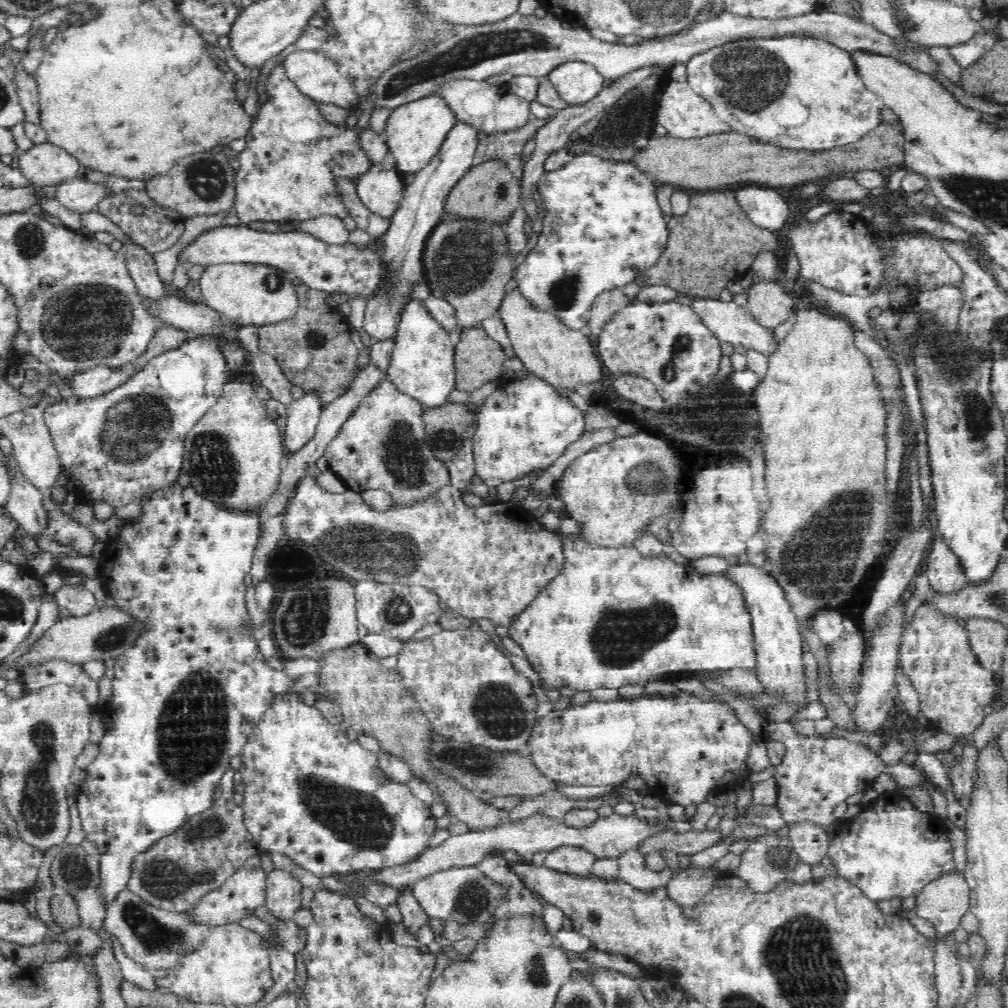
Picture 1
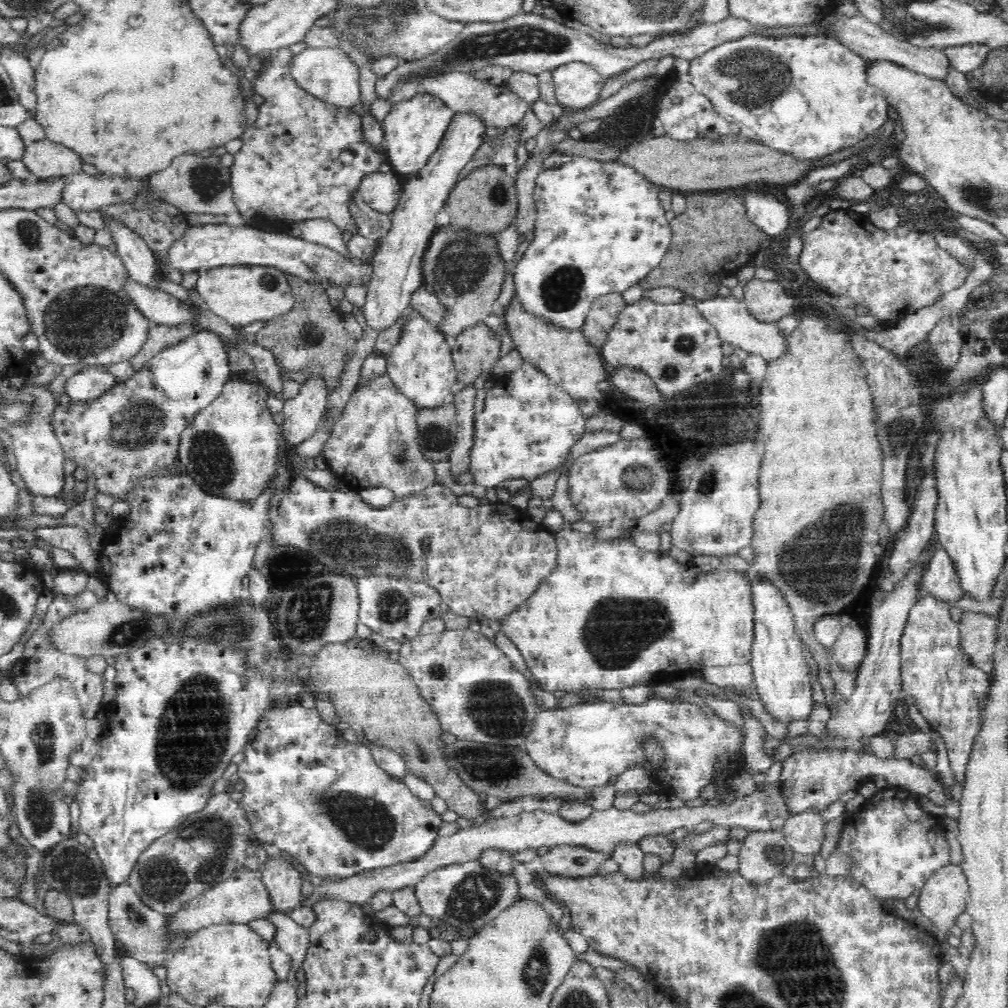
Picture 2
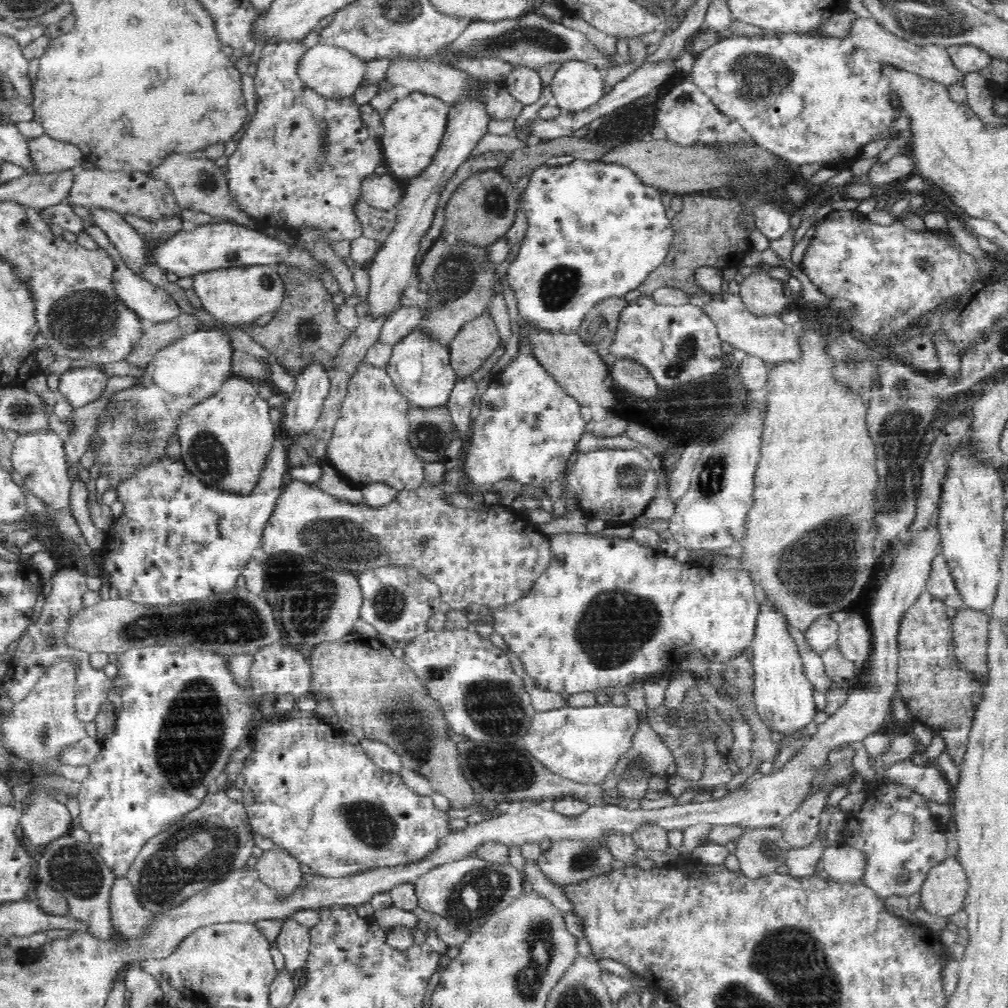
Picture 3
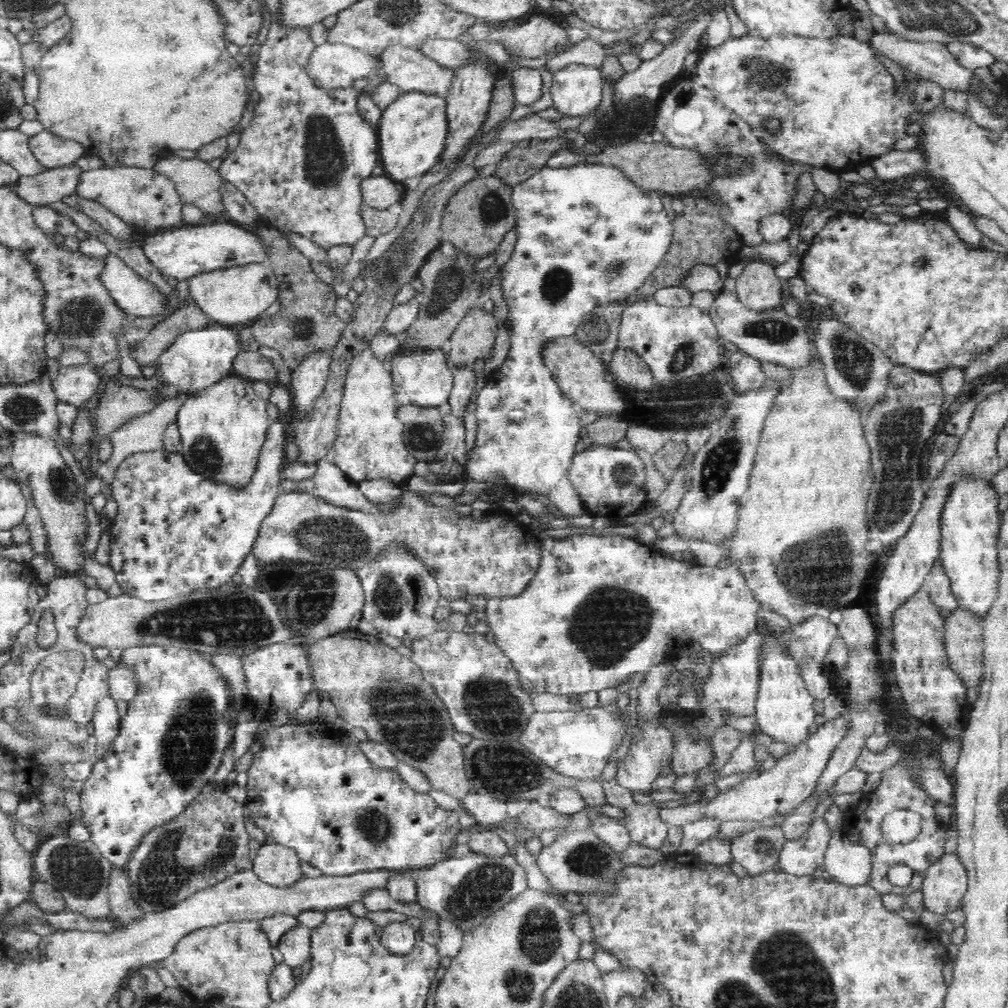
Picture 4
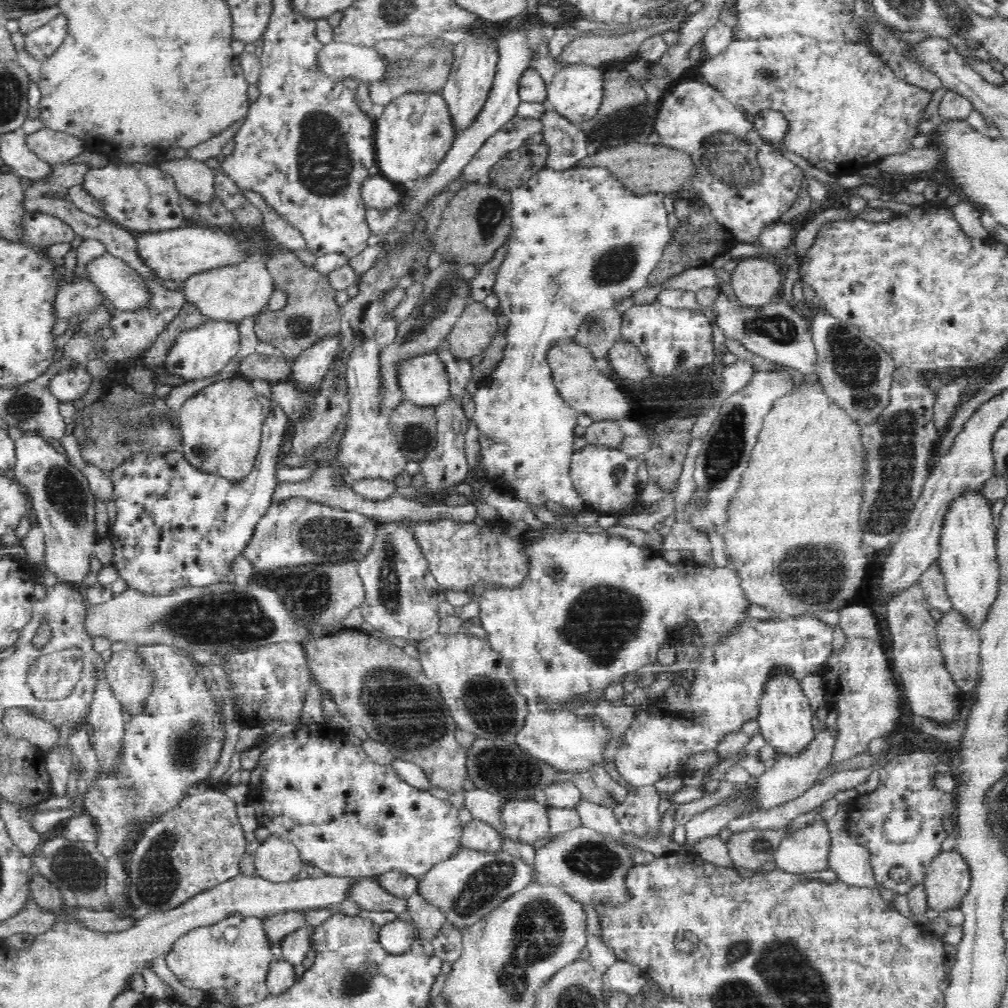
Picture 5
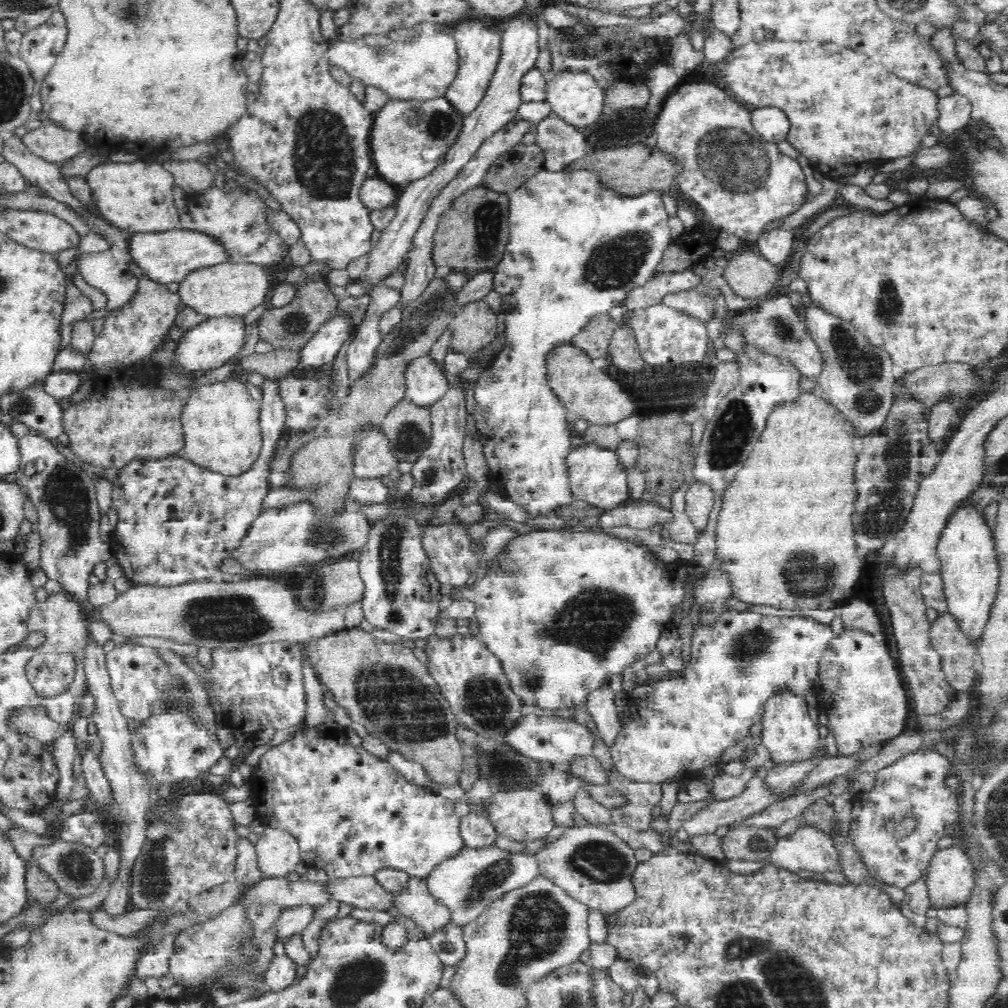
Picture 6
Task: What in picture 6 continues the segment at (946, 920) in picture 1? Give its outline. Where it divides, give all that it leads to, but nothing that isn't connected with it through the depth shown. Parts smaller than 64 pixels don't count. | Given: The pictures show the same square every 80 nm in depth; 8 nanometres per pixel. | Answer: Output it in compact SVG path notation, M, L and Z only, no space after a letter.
M960 846L938 849L927 868L930 903L936 909L965 904L977 883L977 870Z

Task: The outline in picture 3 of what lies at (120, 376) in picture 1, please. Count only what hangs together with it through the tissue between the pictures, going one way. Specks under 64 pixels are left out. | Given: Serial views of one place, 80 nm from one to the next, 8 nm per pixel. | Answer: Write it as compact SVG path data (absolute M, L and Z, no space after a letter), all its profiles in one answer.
M95 364L70 367L59 376L58 394L68 400L75 410L100 398L103 390L108 388L107 378L108 375Z

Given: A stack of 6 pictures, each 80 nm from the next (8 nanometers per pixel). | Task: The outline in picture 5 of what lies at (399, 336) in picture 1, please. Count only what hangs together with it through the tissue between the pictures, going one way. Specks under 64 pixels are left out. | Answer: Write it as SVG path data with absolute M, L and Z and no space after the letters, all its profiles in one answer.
M437 352L402 360L398 375L404 402L435 407L451 395L447 370Z

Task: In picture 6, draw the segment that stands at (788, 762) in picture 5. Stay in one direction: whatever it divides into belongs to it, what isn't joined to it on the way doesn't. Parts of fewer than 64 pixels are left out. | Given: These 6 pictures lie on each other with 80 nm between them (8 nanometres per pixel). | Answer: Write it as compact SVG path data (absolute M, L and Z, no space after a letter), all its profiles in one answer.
M822 749L820 756L817 760L808 760L808 762L796 763L796 764L776 764L774 768L769 770L764 778L764 781L768 782L768 785L778 791L778 793L784 793L789 795L793 788L805 777L809 770L825 756L825 750Z

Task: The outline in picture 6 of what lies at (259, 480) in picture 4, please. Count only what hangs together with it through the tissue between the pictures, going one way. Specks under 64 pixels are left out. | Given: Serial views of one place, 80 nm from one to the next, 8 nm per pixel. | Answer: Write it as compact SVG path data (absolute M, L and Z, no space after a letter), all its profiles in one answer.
M265 378L262 386L262 403L259 425L263 444L256 462L250 470L238 476L225 476L219 472L194 464L181 453L162 460L134 460L118 472L111 486L111 506L117 510L118 524L112 532L110 544L113 555L122 566L123 575L135 585L162 586L206 581L217 571L220 563L231 556L250 526L261 512L262 499L267 495L269 470L267 462L273 457L286 420L286 409L279 388L279 379Z

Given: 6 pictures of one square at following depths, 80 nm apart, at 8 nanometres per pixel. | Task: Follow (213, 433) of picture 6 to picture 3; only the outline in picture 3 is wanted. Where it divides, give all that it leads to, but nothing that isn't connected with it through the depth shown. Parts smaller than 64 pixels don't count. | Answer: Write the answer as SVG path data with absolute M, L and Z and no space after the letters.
M236 376L223 380L210 398L179 414L176 433L186 468L210 487L249 495L275 437L276 427L270 421L269 409L268 401L258 396L255 382Z

